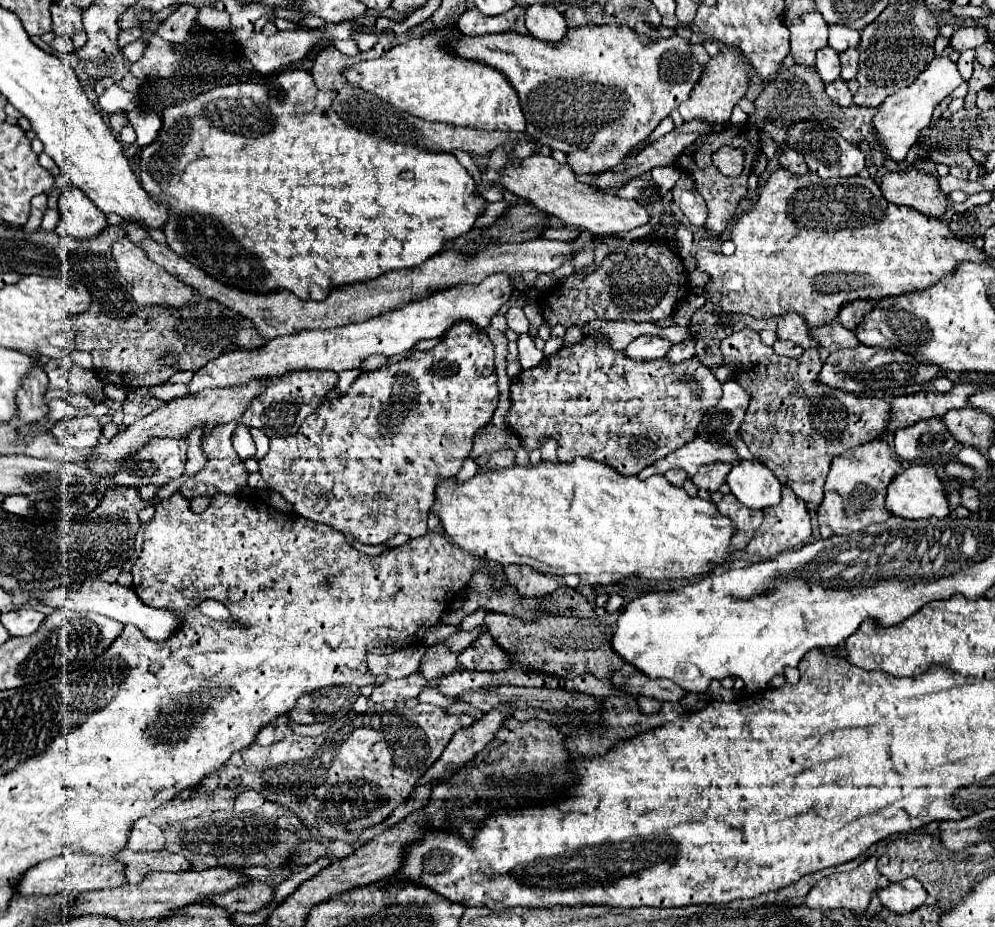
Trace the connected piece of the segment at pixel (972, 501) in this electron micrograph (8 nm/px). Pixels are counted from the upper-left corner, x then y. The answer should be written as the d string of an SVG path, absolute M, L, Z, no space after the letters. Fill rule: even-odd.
M963 487L961 503L963 503L971 513L979 513L979 491L973 489L973 487Z

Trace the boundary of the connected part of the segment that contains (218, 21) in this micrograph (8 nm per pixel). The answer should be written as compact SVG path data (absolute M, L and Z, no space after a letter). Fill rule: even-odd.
M205 7L203 11L199 11L197 23L213 33L231 35L231 17L227 11L219 11L215 7Z

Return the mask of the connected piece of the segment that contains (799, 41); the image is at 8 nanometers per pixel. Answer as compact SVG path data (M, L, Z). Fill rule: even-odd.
M813 11L803 15L803 19L795 19L795 23L787 23L791 31L791 55L797 63L815 65L815 53L821 47L827 47L827 23L823 17Z

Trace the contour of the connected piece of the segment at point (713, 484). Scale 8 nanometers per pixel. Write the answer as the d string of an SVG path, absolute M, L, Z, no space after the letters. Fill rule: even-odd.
M719 461L719 463L703 465L703 467L699 467L697 475L693 477L693 483L695 483L699 489L705 489L705 491L713 493L713 491L717 491L717 489L725 483L731 467L733 467L731 463L721 463L721 461Z

